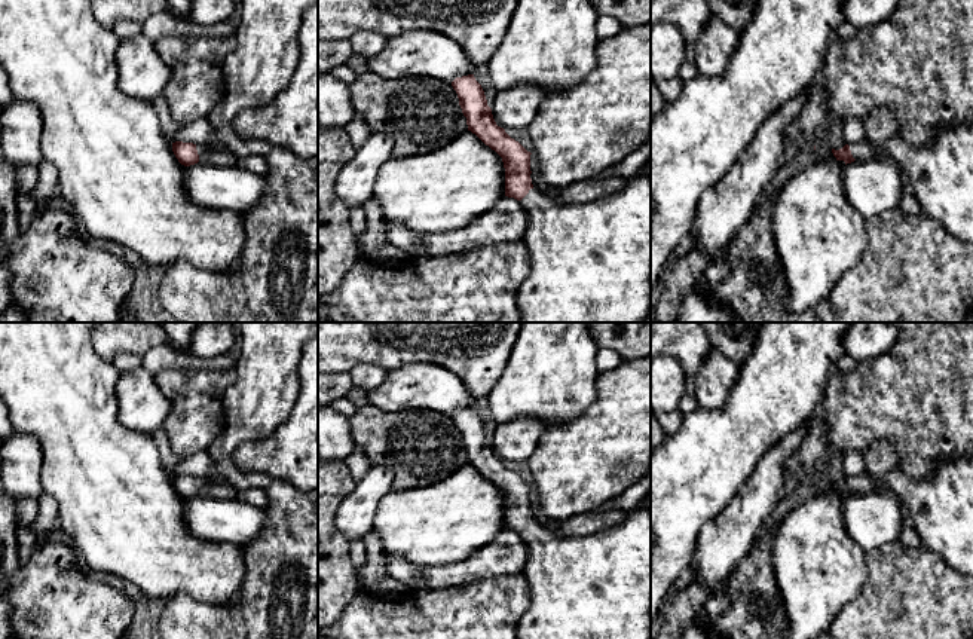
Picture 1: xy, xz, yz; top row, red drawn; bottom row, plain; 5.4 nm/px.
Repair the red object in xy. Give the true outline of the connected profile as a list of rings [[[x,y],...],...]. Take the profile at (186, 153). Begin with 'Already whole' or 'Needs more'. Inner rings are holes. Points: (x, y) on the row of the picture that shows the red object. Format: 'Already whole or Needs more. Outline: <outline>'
Needs more. Outline: [[[175,141],[172,143],[172,152],[178,162],[184,166],[190,166],[199,162],[199,158],[208,150],[209,147],[204,144],[193,144],[193,143],[183,143]]]

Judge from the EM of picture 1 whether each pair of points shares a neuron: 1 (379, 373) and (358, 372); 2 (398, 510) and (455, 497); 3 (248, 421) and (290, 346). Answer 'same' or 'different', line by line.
1: same
2: same
3: same

